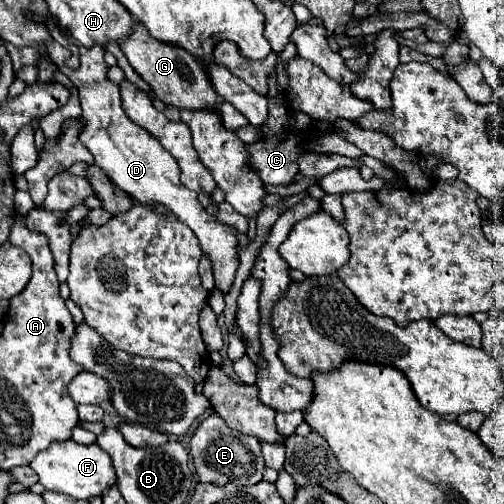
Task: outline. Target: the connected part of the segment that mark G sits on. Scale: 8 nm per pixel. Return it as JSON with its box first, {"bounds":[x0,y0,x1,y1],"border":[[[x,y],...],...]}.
{"bounds":[119,22,217,110],"border":[[[141,22],[133,24],[133,32],[119,42],[119,48],[127,56],[129,64],[137,70],[137,74],[147,84],[151,84],[151,88],[159,100],[173,104],[179,110],[183,110],[183,108],[199,110],[199,108],[215,108],[217,106],[217,94],[215,94],[205,70],[195,60],[195,56],[189,54],[185,48],[155,40]]]}

